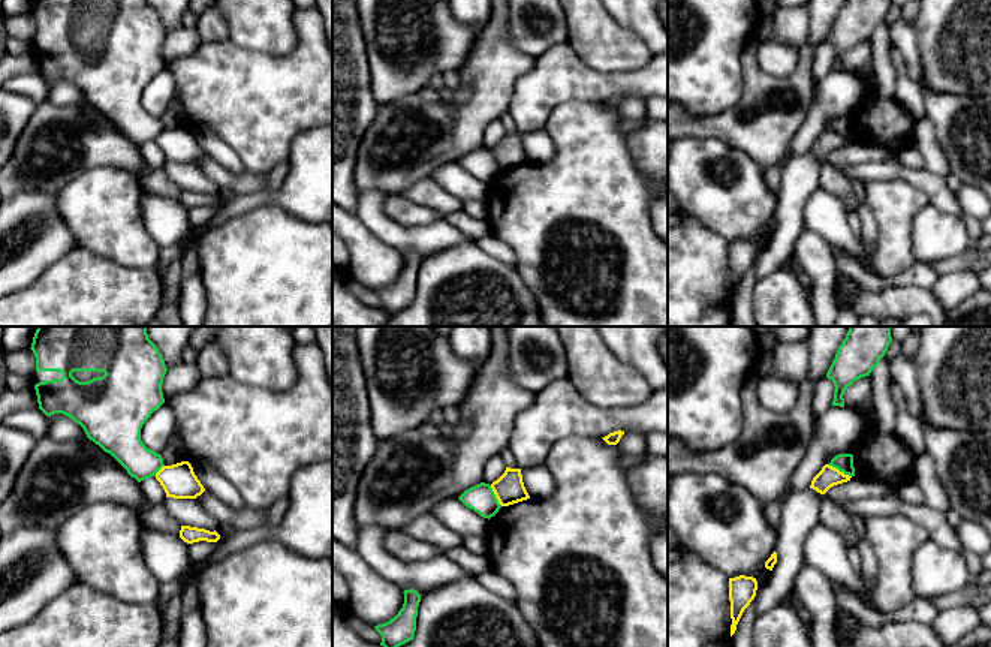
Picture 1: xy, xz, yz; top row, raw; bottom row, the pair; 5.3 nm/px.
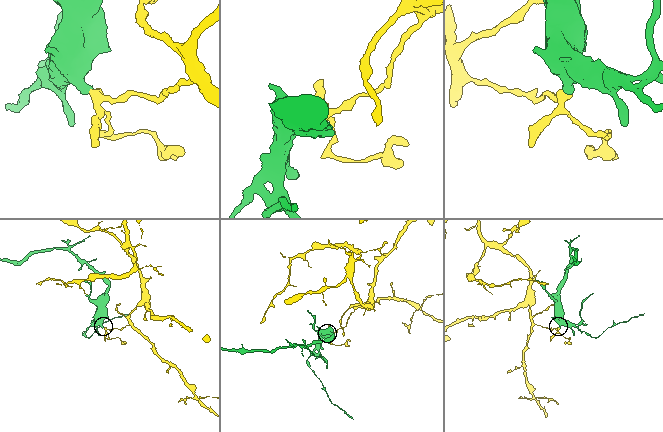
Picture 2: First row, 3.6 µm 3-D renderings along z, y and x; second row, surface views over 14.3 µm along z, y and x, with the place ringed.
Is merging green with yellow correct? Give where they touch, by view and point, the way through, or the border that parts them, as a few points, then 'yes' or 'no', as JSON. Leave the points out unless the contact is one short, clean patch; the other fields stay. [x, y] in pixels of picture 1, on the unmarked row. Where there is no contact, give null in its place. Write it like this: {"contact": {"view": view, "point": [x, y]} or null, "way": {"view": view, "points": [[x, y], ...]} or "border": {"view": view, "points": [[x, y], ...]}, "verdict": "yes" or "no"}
{"contact": {"view": "yz", "point": [840, 135]}, "border": {"view": "yz", "points": [[828, 129], [851, 141]]}, "verdict": "no"}

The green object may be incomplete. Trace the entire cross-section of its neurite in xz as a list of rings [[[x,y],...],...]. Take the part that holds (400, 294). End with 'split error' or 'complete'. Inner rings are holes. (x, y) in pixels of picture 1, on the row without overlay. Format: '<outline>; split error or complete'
[[[404,255],[404,268],[398,279],[386,288],[374,291],[382,300],[382,307],[388,316],[409,307],[415,301],[416,282],[421,261],[416,255]]]; complete

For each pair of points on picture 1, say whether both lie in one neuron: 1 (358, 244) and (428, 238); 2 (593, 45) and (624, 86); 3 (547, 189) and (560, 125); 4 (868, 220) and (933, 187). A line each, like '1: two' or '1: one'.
1: two
2: two
3: one
4: two

